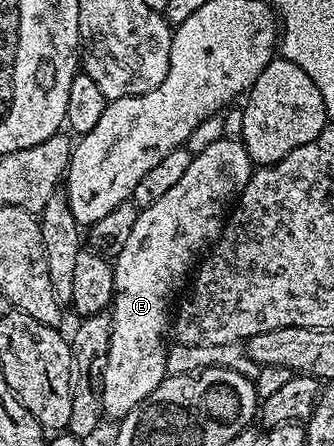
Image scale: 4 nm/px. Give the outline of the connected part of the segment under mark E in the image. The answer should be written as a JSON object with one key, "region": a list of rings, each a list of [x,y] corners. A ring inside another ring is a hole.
{"region":[[[224,139],[211,143],[209,147],[205,147],[205,151],[192,156],[189,171],[185,171],[185,176],[163,198],[157,199],[157,203],[153,203],[148,209],[140,209],[139,218],[137,223],[133,223],[133,232],[130,233],[125,248],[122,249],[121,255],[113,259],[115,299],[109,313],[111,343],[101,365],[101,370],[103,369],[101,400],[104,414],[108,418],[126,417],[132,409],[136,409],[141,402],[146,401],[154,389],[163,382],[163,378],[168,376],[169,341],[166,341],[163,336],[166,333],[168,336],[169,333],[169,314],[172,312],[173,302],[180,296],[179,288],[183,284],[183,288],[188,284],[189,274],[196,268],[197,262],[223,234],[225,218],[230,214],[235,202],[239,200],[243,188],[249,183],[252,172],[253,162],[242,140]]]}

